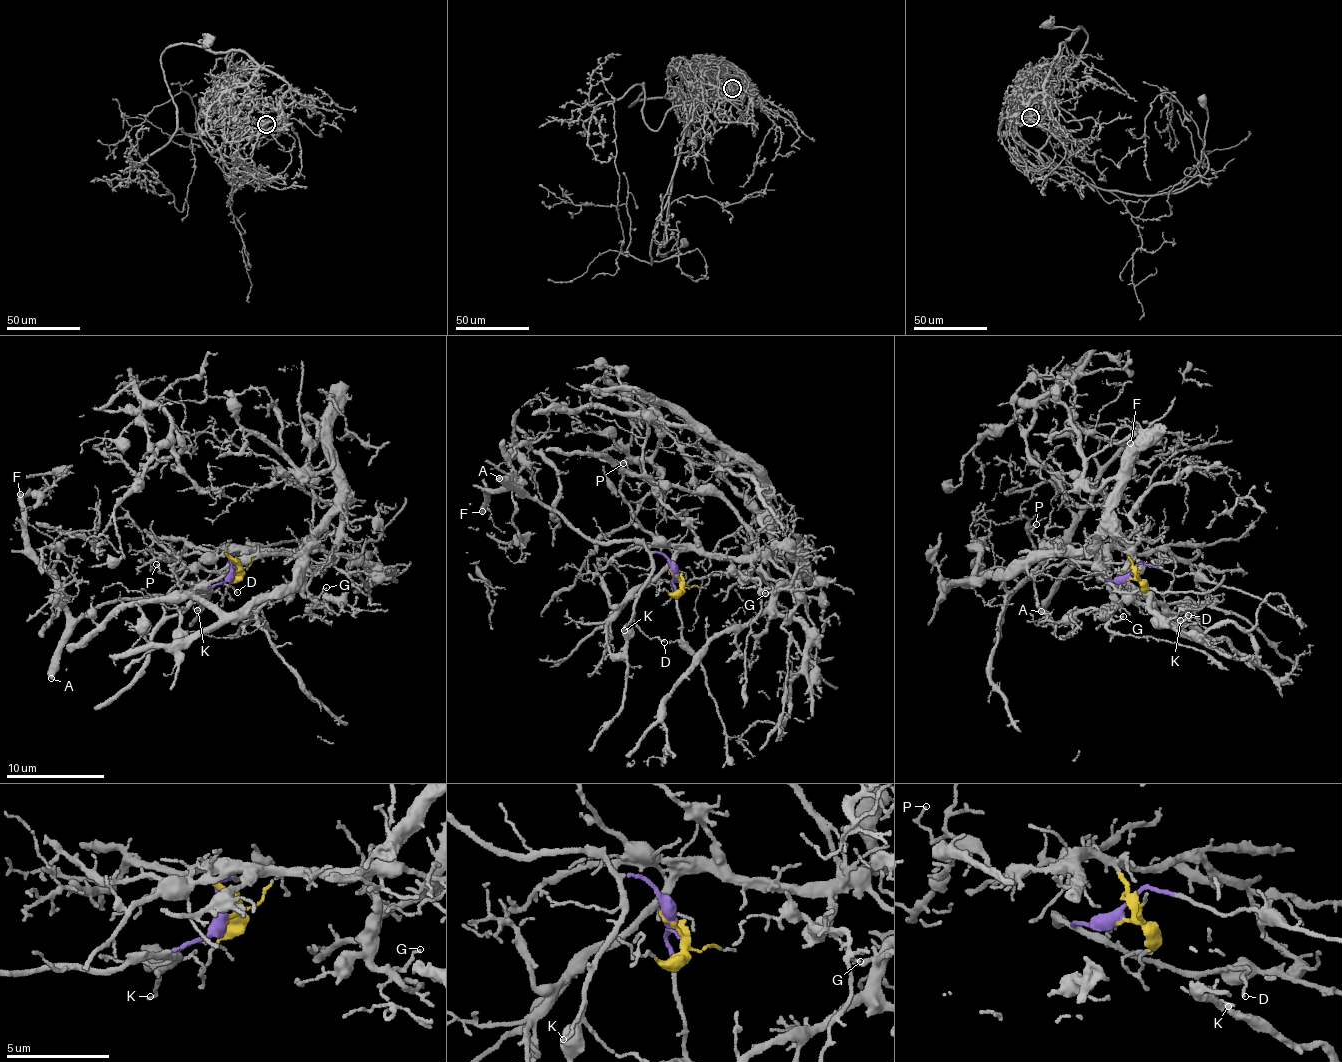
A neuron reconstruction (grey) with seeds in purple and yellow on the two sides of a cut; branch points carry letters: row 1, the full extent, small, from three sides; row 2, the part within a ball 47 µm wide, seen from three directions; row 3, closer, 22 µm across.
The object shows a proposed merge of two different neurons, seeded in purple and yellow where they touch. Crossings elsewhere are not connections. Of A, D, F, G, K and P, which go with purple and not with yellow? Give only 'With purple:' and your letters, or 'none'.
With purple: A, D, F, K

